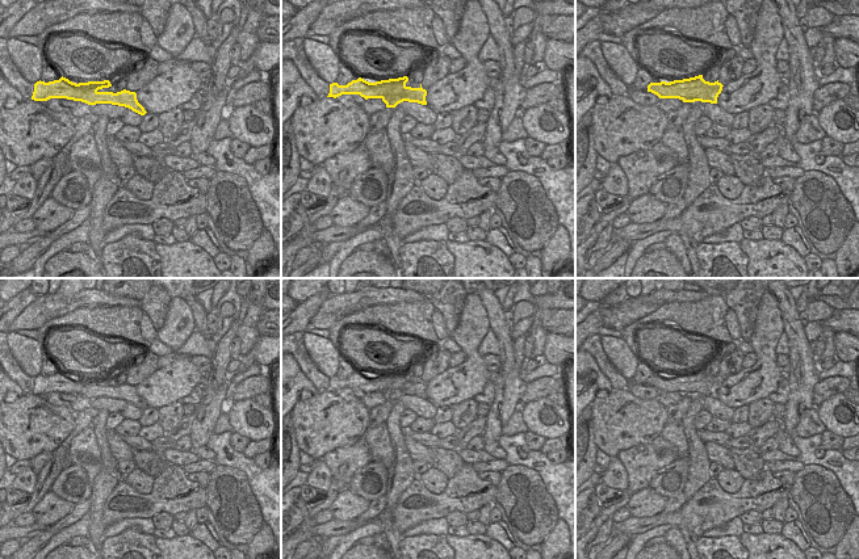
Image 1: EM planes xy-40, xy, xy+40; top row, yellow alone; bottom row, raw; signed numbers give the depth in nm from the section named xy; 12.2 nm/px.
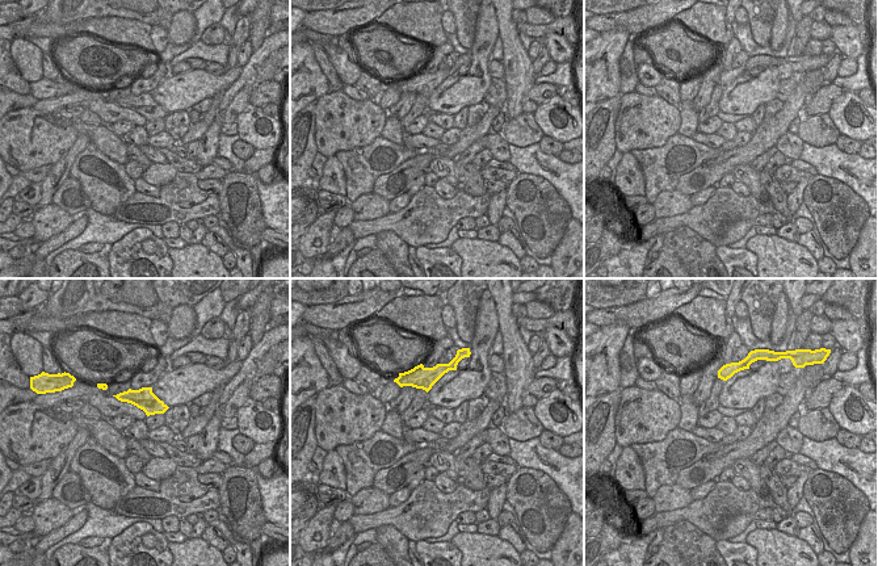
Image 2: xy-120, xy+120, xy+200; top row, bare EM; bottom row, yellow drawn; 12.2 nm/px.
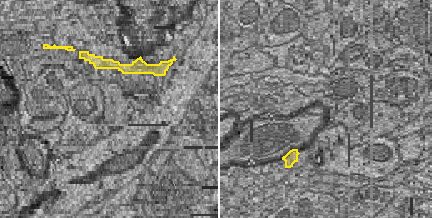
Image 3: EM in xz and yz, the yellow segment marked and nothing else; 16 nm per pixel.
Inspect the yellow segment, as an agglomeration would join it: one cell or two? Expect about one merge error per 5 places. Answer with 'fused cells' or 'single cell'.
fused cells

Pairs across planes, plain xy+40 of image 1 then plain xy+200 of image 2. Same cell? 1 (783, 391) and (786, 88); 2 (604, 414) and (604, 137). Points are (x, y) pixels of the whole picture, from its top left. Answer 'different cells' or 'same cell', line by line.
1: same cell
2: different cells

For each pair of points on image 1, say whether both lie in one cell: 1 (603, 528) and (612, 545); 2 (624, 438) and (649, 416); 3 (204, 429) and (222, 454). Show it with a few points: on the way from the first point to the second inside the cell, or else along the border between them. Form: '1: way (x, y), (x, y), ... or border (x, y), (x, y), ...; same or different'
1: border (611, 537), (606, 543); different
2: way (631, 438), (632, 433), (642, 423); same
3: border (213, 433), (205, 445); different

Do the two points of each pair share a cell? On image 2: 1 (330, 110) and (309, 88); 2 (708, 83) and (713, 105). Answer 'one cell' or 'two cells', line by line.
1: two cells
2: two cells

